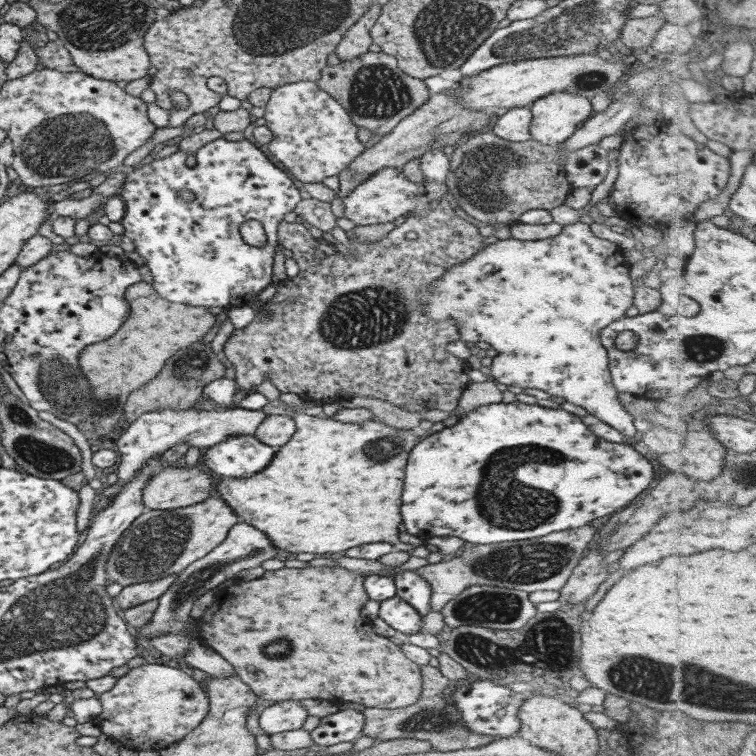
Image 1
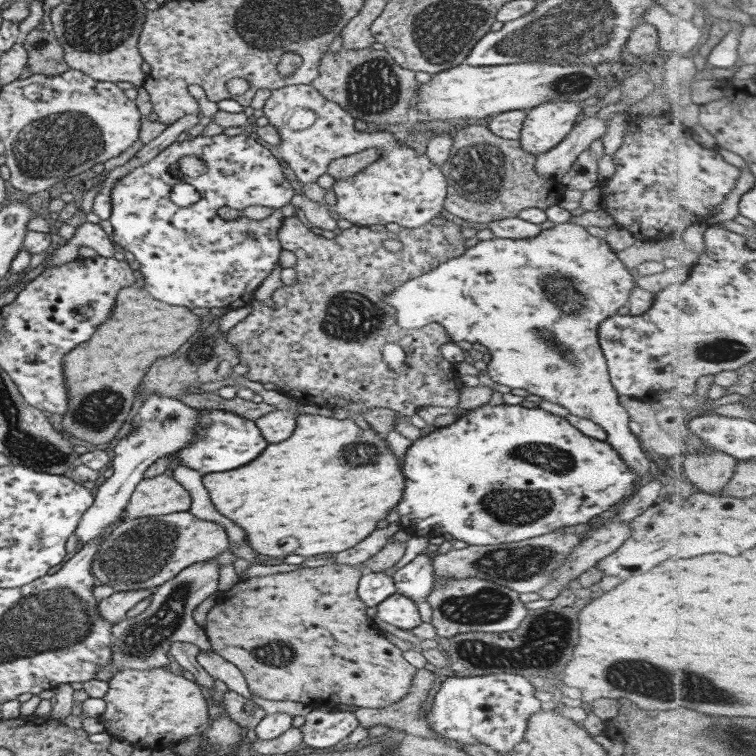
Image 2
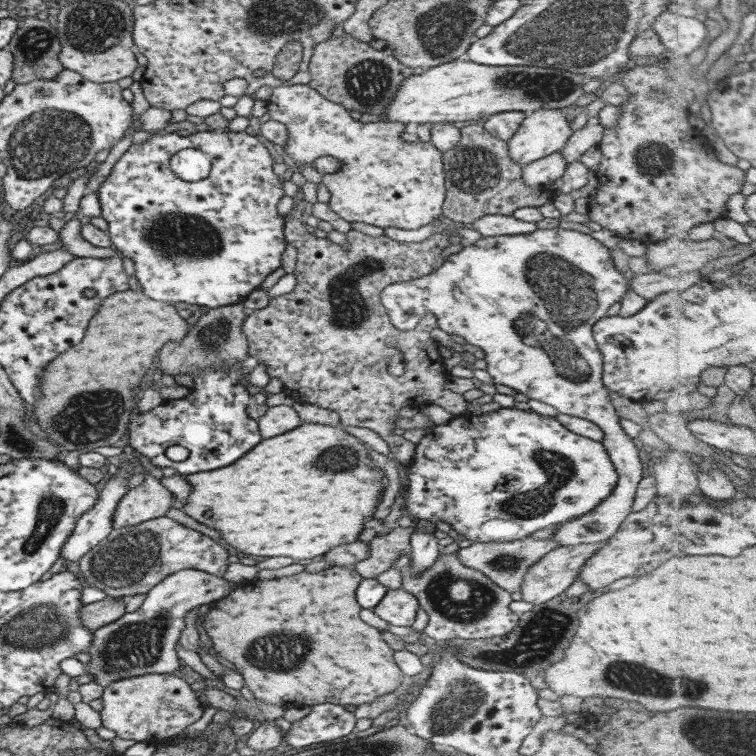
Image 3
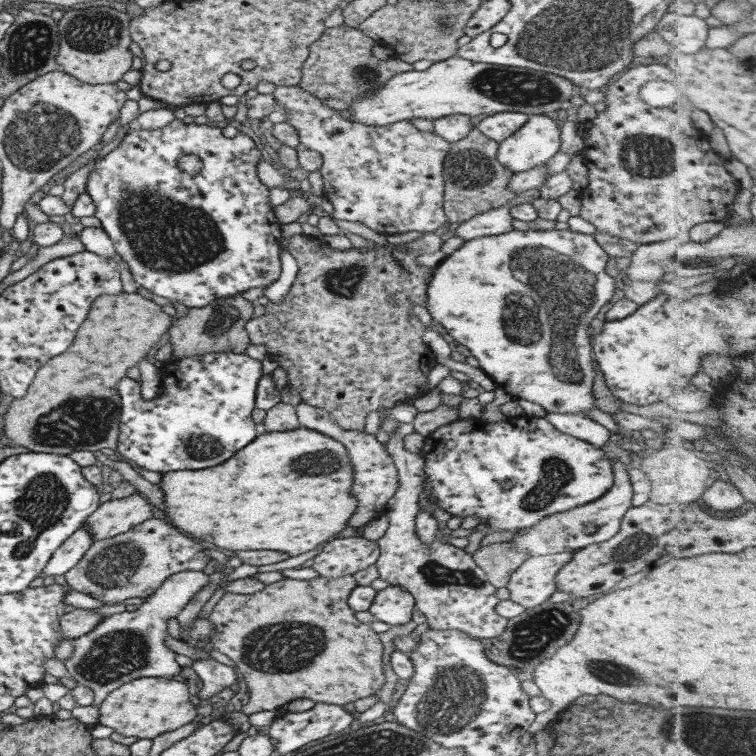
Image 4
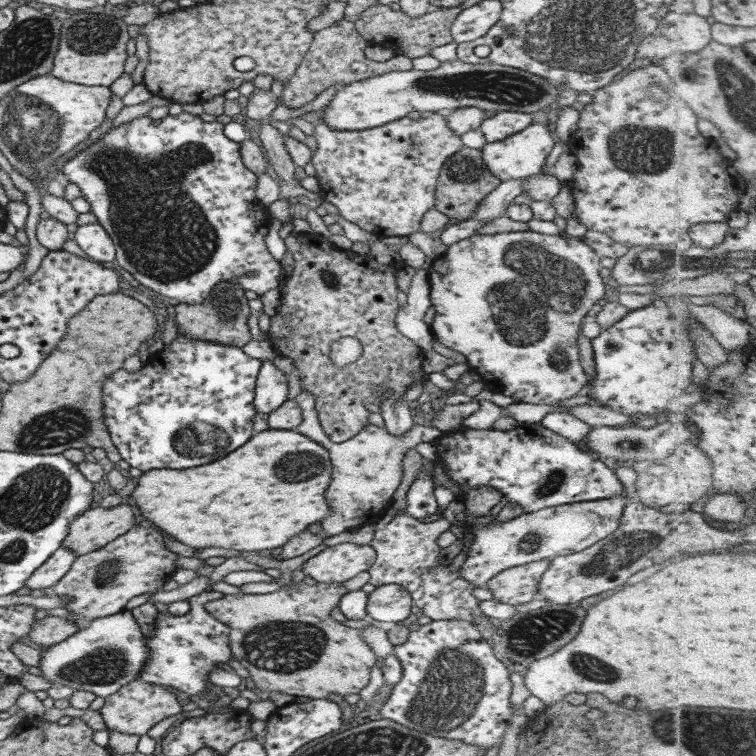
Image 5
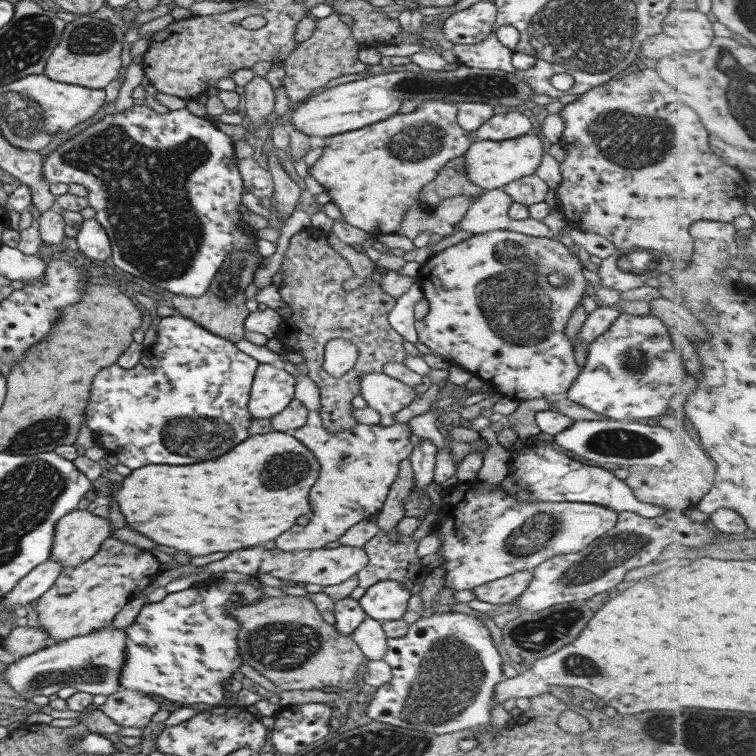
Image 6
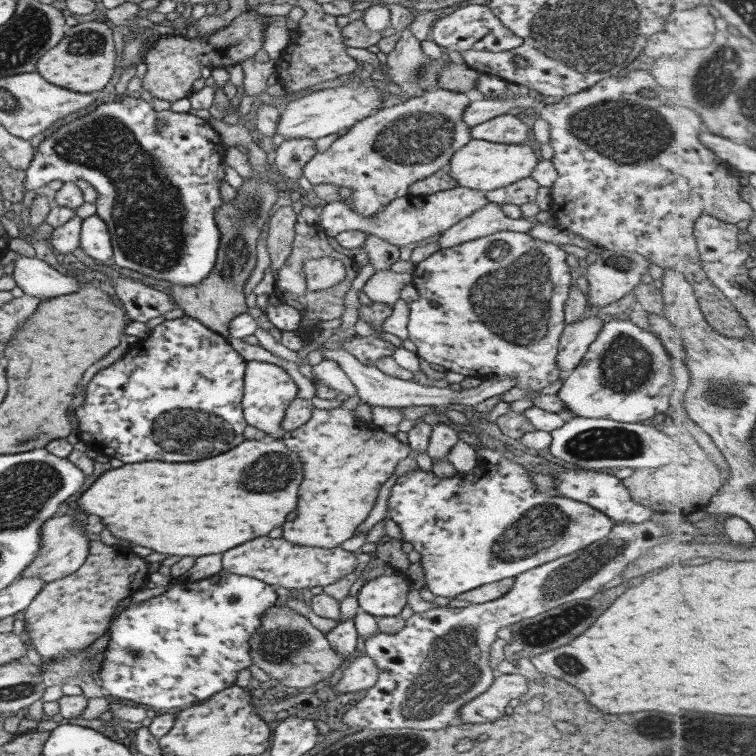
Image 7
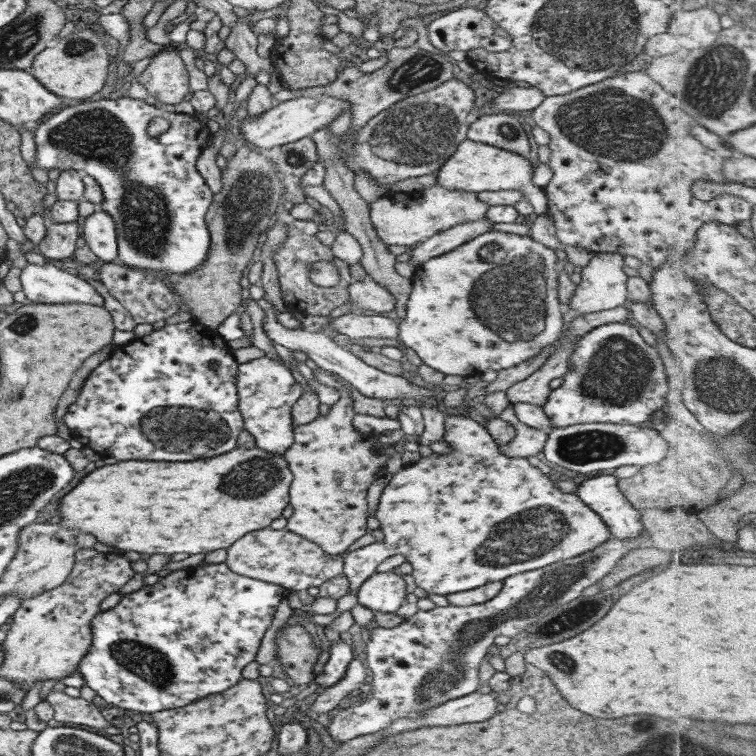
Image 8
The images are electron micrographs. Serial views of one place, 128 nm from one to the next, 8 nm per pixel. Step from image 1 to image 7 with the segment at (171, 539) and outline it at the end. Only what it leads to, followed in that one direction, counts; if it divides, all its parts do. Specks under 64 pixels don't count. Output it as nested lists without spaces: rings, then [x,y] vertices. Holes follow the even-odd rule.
[[[102,541],[89,544],[87,557],[79,570],[49,582],[24,610],[24,627],[30,644],[40,654],[42,663],[90,647],[110,628],[118,602],[124,600],[148,580],[149,563],[122,545],[104,545]]]

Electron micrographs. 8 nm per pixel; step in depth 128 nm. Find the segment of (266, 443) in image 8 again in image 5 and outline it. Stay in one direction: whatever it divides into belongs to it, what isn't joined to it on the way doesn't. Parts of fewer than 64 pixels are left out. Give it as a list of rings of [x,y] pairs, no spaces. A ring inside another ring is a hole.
[[[263,361],[255,384],[253,405],[257,412],[270,414],[288,401],[288,377],[272,361]]]

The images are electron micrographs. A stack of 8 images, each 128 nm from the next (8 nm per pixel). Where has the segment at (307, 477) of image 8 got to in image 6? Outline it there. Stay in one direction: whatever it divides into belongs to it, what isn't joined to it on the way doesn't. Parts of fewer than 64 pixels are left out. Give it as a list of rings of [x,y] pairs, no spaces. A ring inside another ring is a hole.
[[[336,337],[325,344],[323,369],[334,377],[344,377],[356,364],[358,349],[348,339]],[[247,339],[239,340],[235,345],[238,350],[248,353],[259,363],[279,365],[295,378],[295,396],[304,405],[310,417],[302,428],[289,431],[316,457],[319,475],[309,492],[311,511],[306,526],[294,526],[276,540],[276,546],[285,551],[323,549],[328,542],[336,542],[357,522],[376,515],[384,506],[387,493],[399,471],[399,464],[411,455],[413,444],[408,439],[411,432],[407,422],[394,423],[387,429],[364,428],[354,426],[347,431],[331,433],[327,431],[318,415],[321,396],[316,383],[309,375],[301,375],[294,363],[282,359],[282,354],[275,353],[266,345],[256,345]]]

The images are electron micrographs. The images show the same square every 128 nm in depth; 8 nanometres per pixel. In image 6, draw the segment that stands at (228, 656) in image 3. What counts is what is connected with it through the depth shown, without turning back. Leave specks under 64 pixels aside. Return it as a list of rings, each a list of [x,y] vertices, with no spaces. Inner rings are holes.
[[[268,596],[262,597],[262,599],[254,600],[254,603],[242,604],[238,603],[236,608],[230,608],[230,617],[236,617],[240,626],[241,632],[238,633],[238,652],[240,658],[244,664],[248,664],[261,675],[266,677],[269,681],[272,681],[275,686],[280,687],[281,690],[322,690],[324,686],[336,686],[340,689],[340,692],[345,694],[352,694],[361,685],[361,671],[364,665],[367,663],[365,654],[360,650],[360,647],[356,645],[356,642],[352,640],[350,635],[342,635],[336,631],[336,626],[327,624],[322,620],[322,614],[317,610],[317,607],[310,602],[308,598],[300,596],[282,596],[281,598],[270,598]]]

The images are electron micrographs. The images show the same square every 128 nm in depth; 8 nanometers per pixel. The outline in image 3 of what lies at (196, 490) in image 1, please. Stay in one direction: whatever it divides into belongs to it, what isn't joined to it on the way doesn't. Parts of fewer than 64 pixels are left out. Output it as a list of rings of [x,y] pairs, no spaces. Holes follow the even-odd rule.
[[[144,472],[143,482],[130,489],[117,502],[113,512],[113,528],[126,528],[160,518],[172,507],[178,507],[175,496],[159,481],[156,473]]]

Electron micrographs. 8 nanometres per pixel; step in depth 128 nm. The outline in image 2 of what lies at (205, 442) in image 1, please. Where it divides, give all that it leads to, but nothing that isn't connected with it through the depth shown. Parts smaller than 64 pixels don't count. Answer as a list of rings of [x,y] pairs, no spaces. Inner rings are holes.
[[[154,394],[148,396],[148,400],[143,403],[131,424],[136,427],[136,432],[129,433],[117,442],[113,449],[114,459],[111,467],[114,472],[100,485],[91,507],[81,516],[77,524],[75,534],[79,545],[84,545],[101,534],[109,534],[119,522],[136,485],[142,482],[146,469],[158,458],[173,454],[191,443],[197,435],[197,430],[205,427],[201,426],[201,412],[183,404],[180,400]]]

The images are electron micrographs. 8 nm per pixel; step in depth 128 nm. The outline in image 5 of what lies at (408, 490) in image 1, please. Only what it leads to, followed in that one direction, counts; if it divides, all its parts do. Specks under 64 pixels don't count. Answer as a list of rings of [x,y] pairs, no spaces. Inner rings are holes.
[[[520,422],[510,431],[468,430],[460,426],[442,432],[433,443],[449,476],[462,486],[457,498],[463,501],[471,488],[492,486],[500,490],[508,502],[518,504],[523,513],[533,513],[542,508],[602,501],[626,493],[616,473],[602,459],[593,459],[582,446],[541,423]]]

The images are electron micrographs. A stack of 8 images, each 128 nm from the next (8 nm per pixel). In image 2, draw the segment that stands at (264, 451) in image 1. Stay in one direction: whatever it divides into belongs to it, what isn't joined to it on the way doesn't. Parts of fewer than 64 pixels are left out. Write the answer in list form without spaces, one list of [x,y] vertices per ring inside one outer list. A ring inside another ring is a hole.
[[[197,408],[201,412],[201,429],[195,439],[173,453],[173,466],[185,466],[201,475],[224,473],[240,468],[253,461],[268,445],[255,421],[244,418],[234,411]]]

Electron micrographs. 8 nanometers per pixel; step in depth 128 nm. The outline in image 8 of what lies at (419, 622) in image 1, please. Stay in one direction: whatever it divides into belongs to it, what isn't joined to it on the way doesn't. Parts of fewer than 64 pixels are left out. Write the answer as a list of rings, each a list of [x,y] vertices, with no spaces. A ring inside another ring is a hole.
[[[392,571],[375,572],[357,589],[358,604],[375,613],[395,613],[406,600],[404,578]]]

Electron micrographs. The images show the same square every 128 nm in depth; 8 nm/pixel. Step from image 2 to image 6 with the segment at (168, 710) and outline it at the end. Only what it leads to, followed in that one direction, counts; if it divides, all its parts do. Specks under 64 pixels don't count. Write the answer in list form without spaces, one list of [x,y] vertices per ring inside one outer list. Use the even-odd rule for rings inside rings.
[[[120,688],[114,694],[109,694],[99,709],[123,728],[144,728],[160,708],[160,703],[156,703],[150,695]]]

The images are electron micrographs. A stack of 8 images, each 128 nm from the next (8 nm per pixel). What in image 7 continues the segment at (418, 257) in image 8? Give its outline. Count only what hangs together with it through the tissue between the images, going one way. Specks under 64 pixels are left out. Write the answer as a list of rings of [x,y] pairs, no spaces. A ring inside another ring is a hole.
[[[488,202],[480,210],[445,230],[437,243],[441,249],[446,249],[500,231],[528,233],[536,225],[525,218],[508,218],[501,206],[502,204]]]

